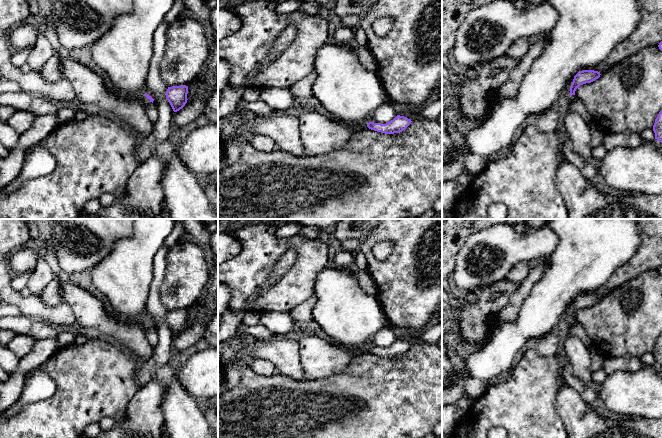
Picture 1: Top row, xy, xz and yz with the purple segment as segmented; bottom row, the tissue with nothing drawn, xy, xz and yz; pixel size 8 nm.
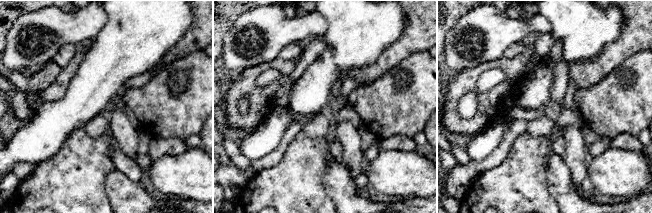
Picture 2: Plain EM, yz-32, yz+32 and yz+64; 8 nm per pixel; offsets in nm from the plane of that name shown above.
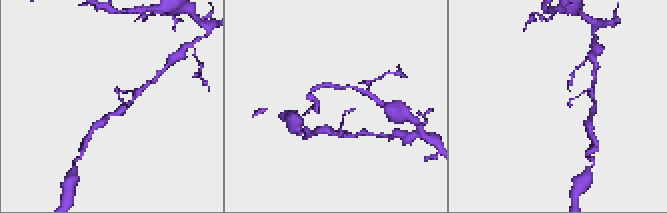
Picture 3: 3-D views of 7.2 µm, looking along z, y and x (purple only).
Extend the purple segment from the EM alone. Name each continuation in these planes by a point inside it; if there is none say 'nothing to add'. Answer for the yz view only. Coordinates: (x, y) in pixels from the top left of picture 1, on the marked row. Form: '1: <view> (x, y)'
nothing to add

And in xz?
nothing to add

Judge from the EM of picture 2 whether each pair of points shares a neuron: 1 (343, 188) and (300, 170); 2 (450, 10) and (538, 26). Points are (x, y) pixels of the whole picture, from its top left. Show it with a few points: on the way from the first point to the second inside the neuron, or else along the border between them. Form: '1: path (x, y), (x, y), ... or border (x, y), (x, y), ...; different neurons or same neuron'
1: border (327, 157), (324, 189), (333, 202); different neurons
2: border (468, 10), (449, 30); different neurons

